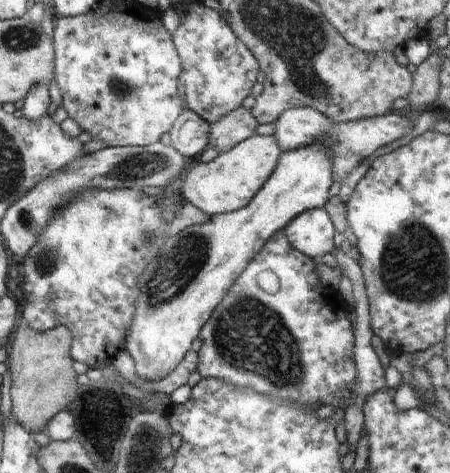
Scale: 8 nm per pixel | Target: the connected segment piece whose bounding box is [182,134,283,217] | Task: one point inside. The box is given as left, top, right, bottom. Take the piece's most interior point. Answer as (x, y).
(229, 182)

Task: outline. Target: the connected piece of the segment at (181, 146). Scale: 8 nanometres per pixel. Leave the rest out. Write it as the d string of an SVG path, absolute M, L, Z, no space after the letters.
M188 108L180 113L169 130L171 145L188 158L194 158L209 148L210 125Z

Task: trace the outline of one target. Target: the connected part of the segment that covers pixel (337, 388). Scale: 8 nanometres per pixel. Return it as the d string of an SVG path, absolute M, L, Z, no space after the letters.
M278 231L268 239L247 270L227 290L200 331L202 347L197 352L197 370L201 378L223 380L237 387L251 388L269 399L301 407L308 405L313 410L320 407L320 399L324 405L346 410L357 380L353 359L355 335L346 317L350 304L344 301L337 289L320 281L315 271L317 263L317 260L290 247L284 231Z

